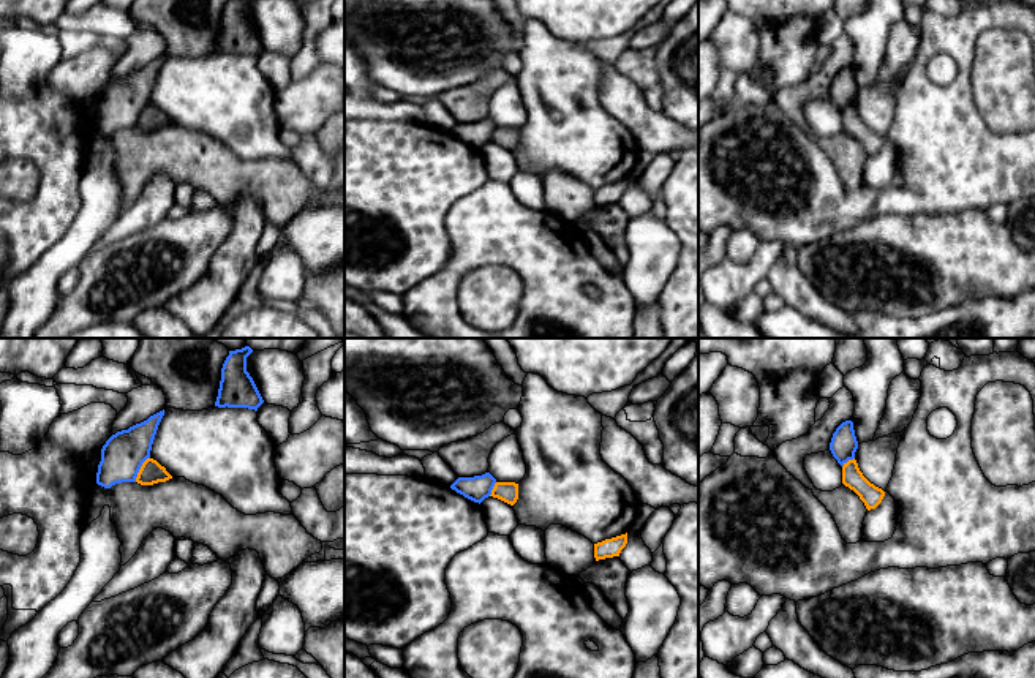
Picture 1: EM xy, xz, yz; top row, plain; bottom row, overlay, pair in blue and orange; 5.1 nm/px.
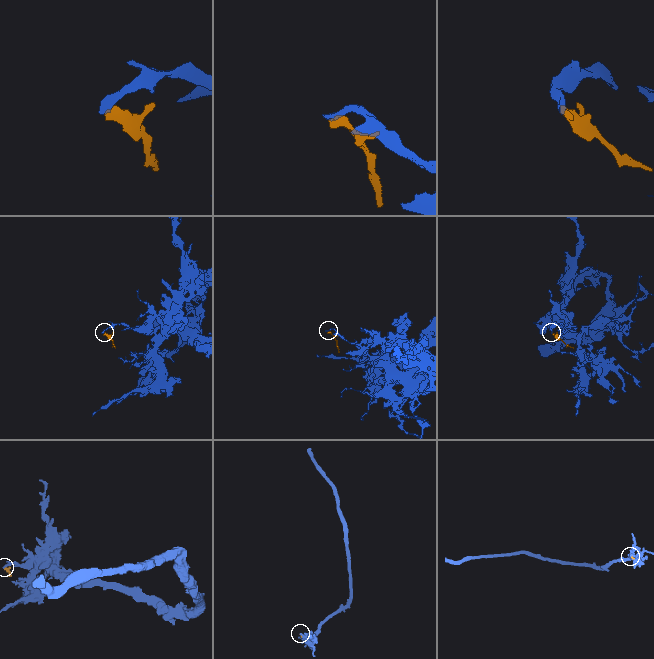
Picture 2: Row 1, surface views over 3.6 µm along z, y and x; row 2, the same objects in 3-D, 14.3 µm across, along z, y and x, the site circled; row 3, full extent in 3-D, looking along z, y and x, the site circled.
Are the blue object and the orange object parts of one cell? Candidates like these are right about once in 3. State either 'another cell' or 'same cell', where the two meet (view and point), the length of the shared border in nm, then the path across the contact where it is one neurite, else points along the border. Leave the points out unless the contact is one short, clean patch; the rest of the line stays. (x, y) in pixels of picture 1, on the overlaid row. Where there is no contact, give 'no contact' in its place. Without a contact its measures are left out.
another cell; meets blue in xy at (139, 468); contact 150 nm long; border along xy (149, 457), (135, 481)

